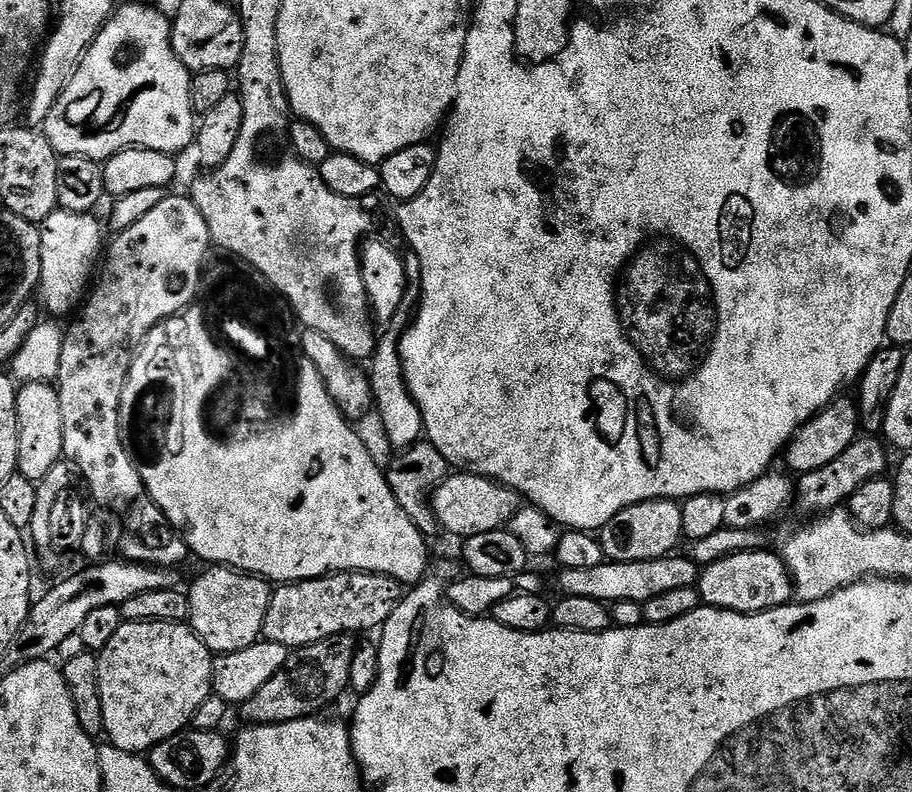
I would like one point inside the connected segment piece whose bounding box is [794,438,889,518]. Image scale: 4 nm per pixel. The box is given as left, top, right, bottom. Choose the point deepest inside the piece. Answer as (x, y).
(829, 487)

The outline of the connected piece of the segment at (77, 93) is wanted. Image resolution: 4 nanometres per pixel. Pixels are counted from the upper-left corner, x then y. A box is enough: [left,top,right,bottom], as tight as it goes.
[42,4,198,161]

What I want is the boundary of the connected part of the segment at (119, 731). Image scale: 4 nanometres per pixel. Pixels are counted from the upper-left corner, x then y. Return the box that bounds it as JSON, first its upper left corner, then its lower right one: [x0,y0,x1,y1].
[98,623,214,754]

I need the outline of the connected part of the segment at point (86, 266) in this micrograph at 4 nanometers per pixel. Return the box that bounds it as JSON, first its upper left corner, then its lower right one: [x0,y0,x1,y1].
[38,210,106,318]

